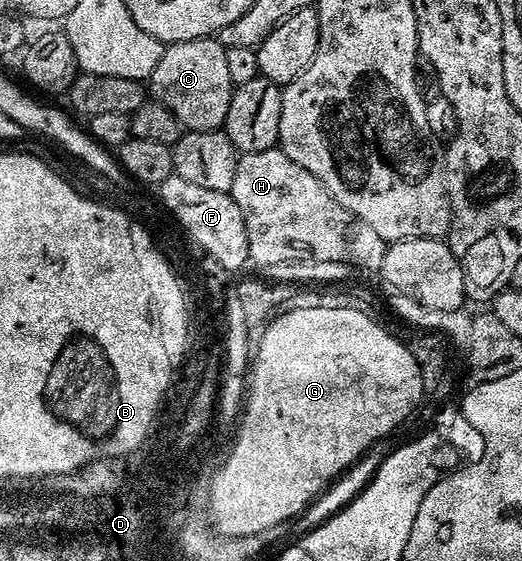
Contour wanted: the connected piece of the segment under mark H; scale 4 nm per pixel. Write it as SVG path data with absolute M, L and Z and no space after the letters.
M279 146L241 154L230 194L242 209L242 221L246 221L251 266L276 267L295 259L313 259L316 263L345 263L360 271L379 272L386 241L366 221L342 206L314 173L302 169L298 161L290 161Z

